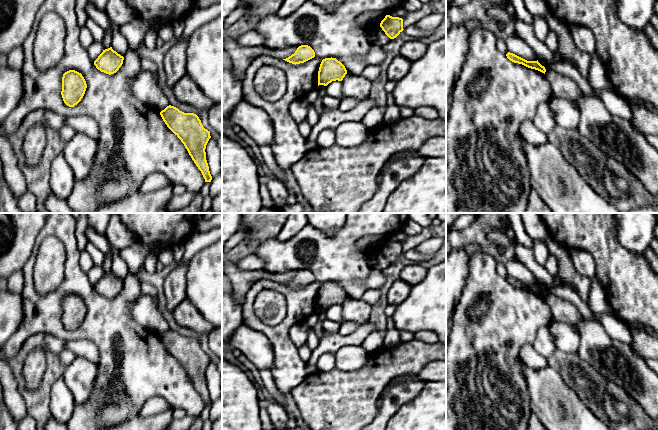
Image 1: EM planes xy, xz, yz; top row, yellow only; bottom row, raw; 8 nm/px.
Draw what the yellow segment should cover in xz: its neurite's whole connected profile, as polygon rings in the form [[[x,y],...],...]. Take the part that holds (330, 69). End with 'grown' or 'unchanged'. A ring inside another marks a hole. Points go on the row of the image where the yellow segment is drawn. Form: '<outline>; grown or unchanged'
[[[325,58],[322,60],[318,71],[318,86],[327,86],[332,81],[342,81],[347,70],[336,58]]]; unchanged

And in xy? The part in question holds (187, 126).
[[[167,106],[160,112],[167,127],[181,140],[192,160],[201,171],[205,182],[211,182],[212,176],[206,160],[206,145],[211,138],[199,117],[194,113],[184,113],[174,106]]]; unchanged

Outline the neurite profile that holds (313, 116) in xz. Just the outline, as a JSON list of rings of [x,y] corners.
[[[310,104],[308,108],[308,116],[306,121],[311,125],[315,125],[317,121],[319,120],[320,115],[318,114],[316,108],[313,106],[313,104]]]

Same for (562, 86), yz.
[[[547,70],[545,76],[550,82],[553,96],[571,101],[578,106],[579,98],[583,95],[578,84],[568,76],[559,74],[555,70]]]

